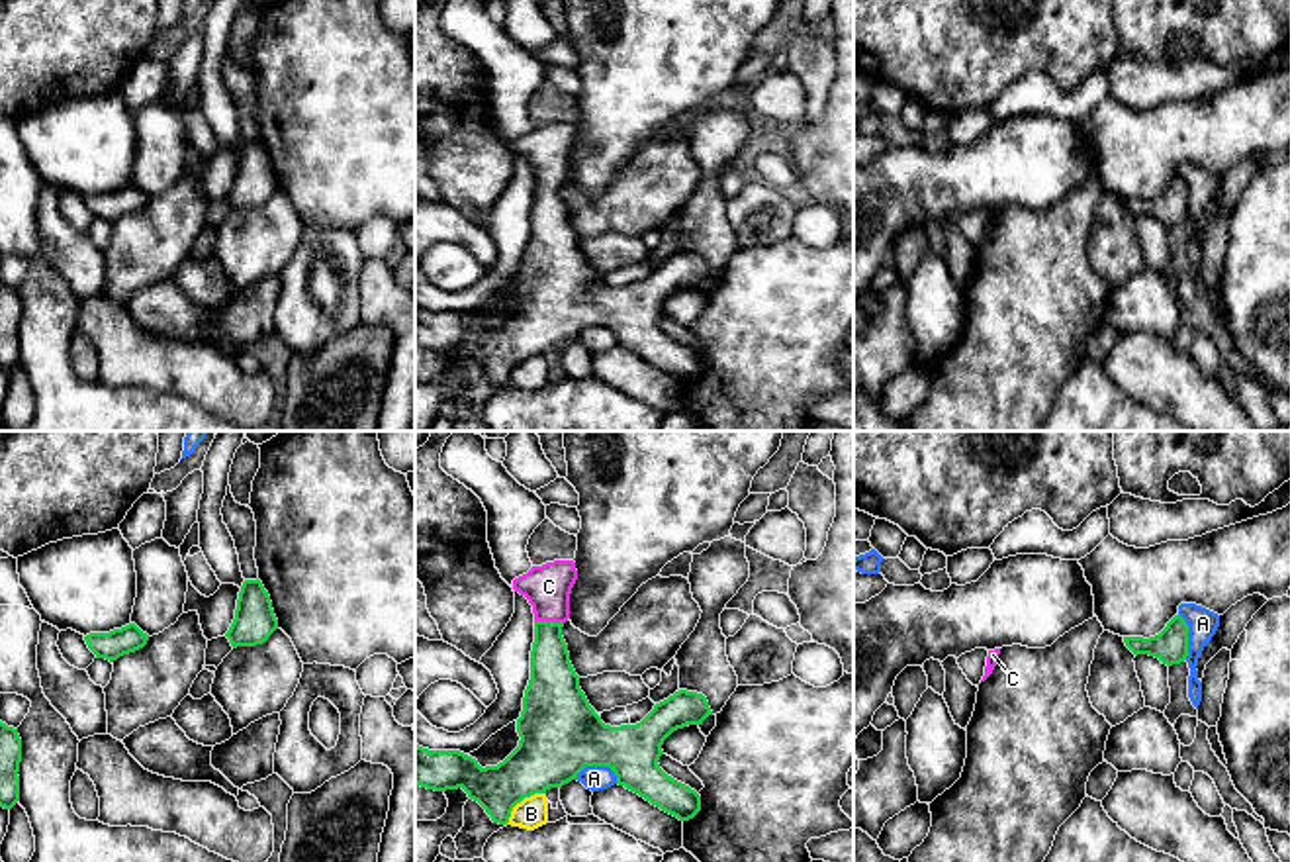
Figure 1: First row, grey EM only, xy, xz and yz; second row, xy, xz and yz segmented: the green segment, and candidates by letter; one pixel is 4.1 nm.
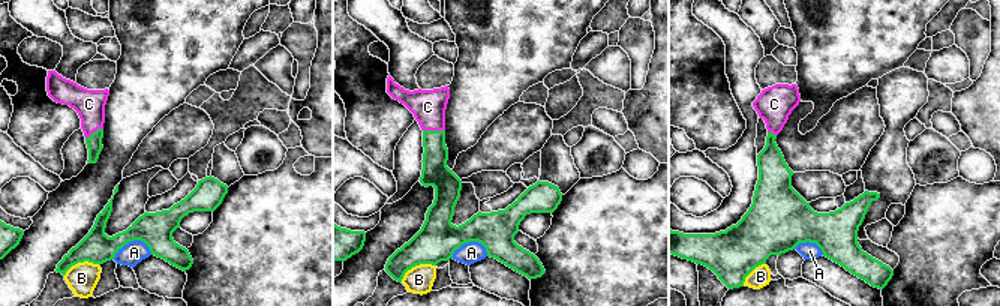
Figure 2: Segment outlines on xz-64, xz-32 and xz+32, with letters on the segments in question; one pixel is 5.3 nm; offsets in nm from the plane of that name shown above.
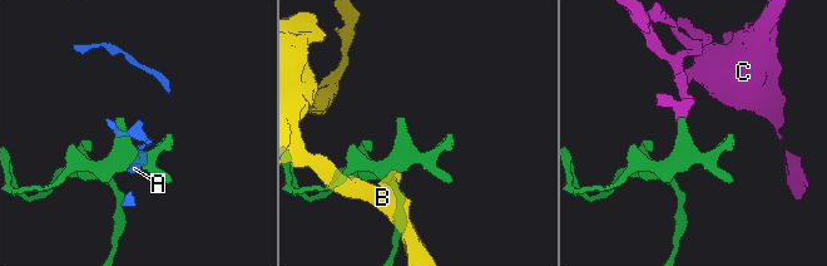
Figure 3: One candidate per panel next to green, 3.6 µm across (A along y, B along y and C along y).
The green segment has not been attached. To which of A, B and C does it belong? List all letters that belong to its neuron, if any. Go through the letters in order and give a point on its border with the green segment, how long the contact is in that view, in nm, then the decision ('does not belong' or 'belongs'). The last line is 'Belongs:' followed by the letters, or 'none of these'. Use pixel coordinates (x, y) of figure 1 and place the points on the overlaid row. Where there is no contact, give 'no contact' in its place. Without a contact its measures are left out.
A: meets green in xz at (599, 765); contact 180 nm long; does not belong
B: meets green in xz at (519, 802); contact 200 nm long; does not belong
C: meets green in xz at (549, 622); contact 120 nm long; belongs
Belongs: C

